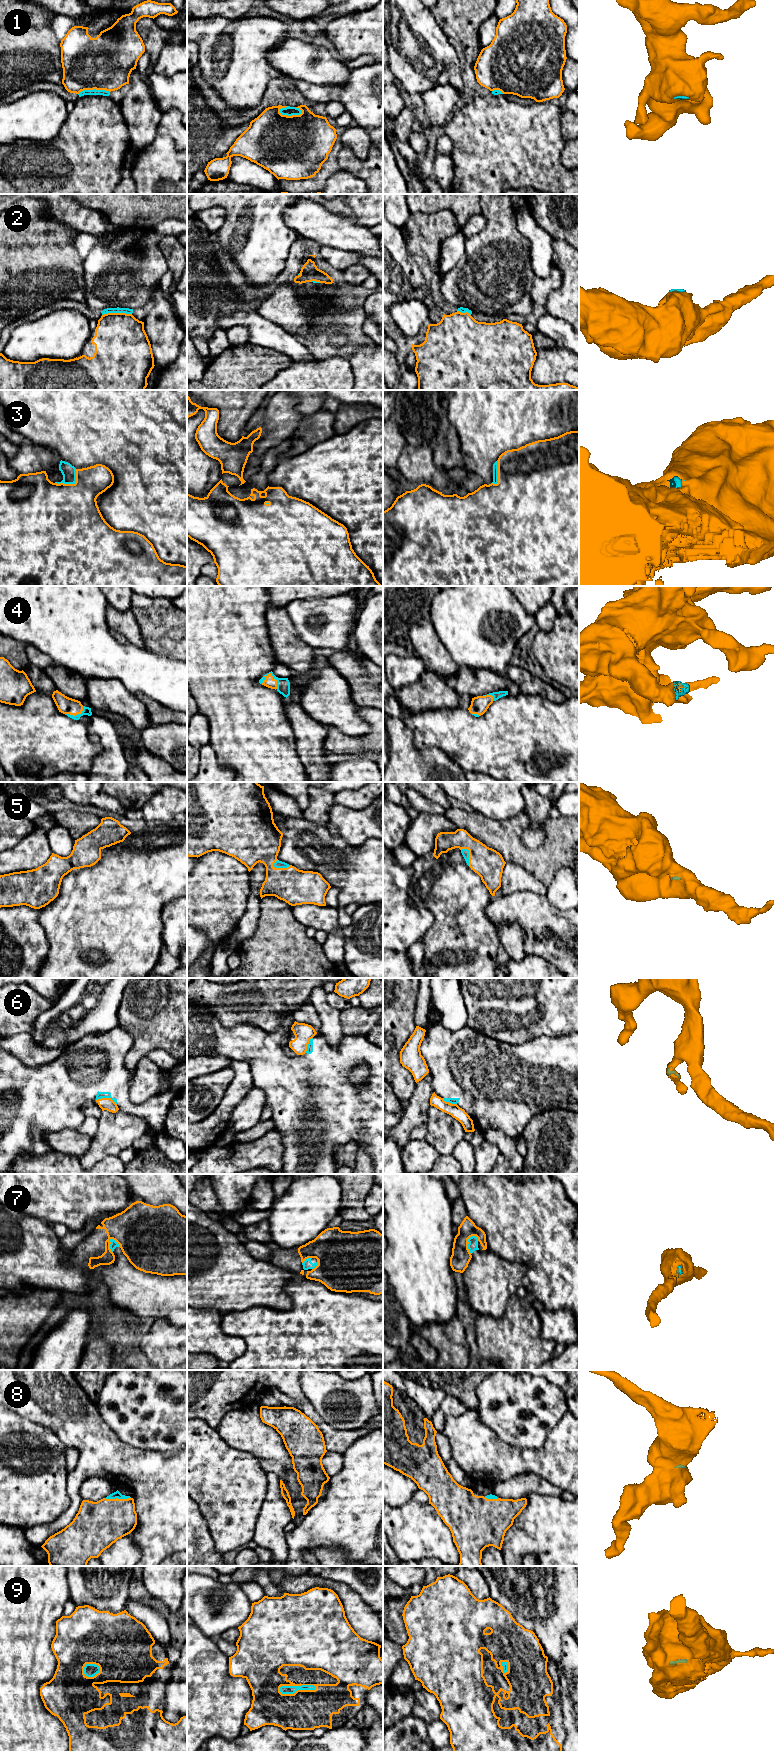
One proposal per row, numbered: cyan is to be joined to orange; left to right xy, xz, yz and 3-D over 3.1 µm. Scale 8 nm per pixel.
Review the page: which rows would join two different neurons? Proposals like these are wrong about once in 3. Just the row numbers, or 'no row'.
1, 6, 7

